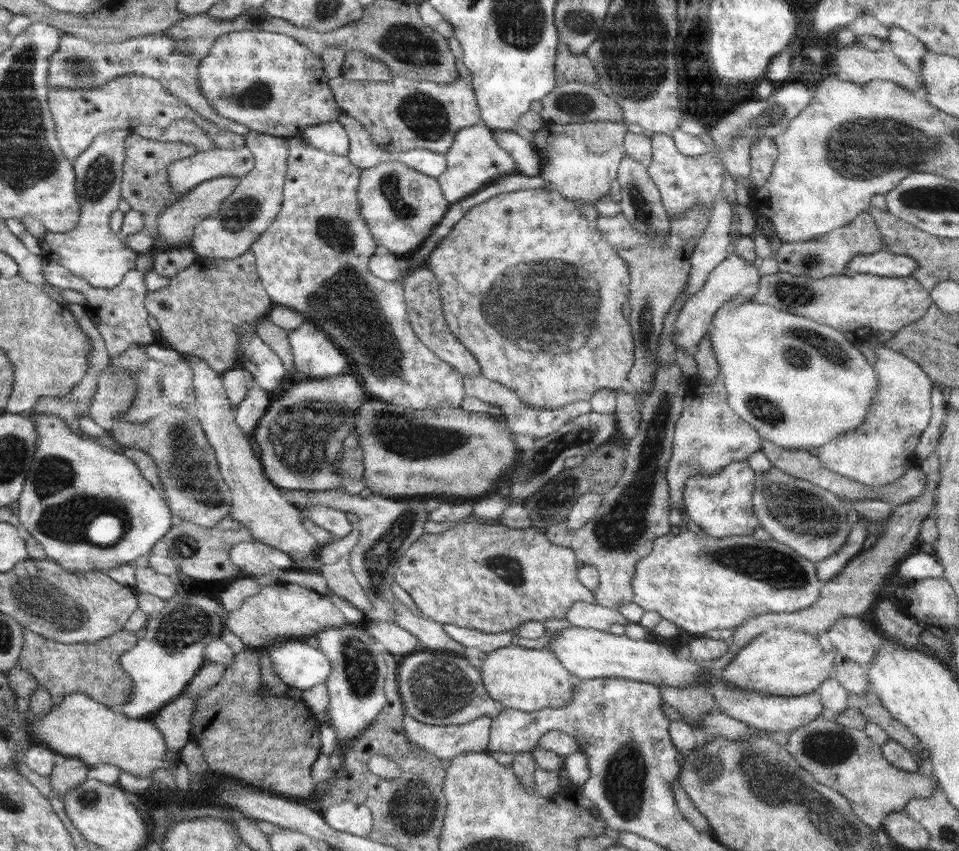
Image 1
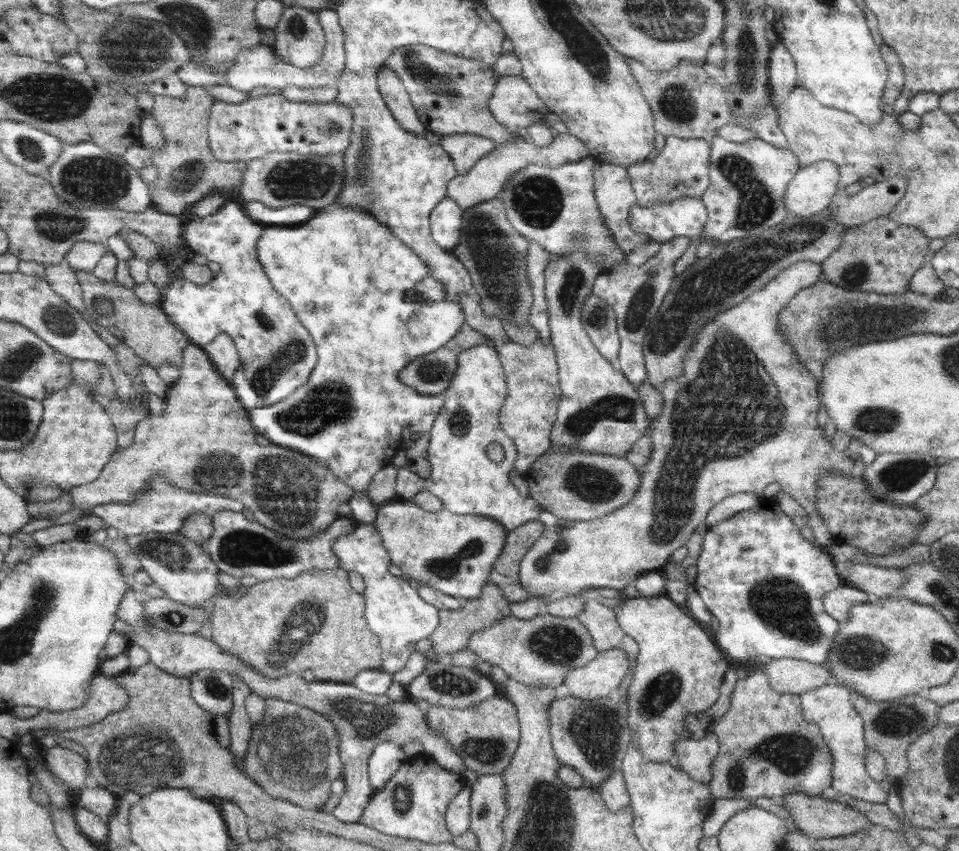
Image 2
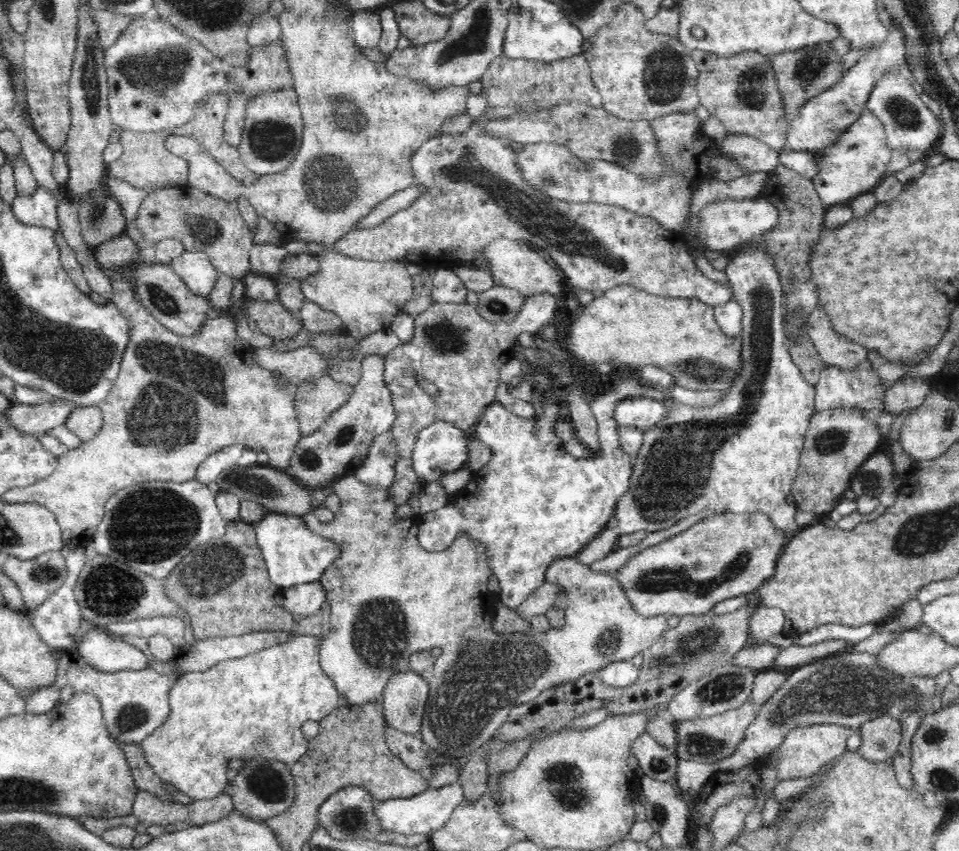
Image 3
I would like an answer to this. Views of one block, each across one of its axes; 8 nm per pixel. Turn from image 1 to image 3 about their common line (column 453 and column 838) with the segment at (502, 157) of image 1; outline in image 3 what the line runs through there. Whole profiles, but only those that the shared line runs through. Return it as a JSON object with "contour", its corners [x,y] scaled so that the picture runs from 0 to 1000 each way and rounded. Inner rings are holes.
{"contour":[[[902,128],[897,139],[884,148],[884,153],[876,160],[875,167],[870,167],[857,176],[849,176],[847,180],[851,182],[851,189],[855,194],[853,207],[846,210],[851,226],[854,228],[855,235],[860,242],[868,242],[875,239],[884,239],[892,234],[895,229],[909,224],[916,219],[918,212],[929,187],[929,179],[924,169],[924,156],[920,142],[909,130]]]}

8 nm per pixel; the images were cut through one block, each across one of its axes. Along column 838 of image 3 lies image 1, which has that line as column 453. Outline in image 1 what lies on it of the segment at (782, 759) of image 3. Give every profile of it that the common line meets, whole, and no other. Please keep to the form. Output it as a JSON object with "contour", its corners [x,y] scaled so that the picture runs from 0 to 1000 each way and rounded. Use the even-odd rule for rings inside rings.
{"contour":[[[421,841],[419,858],[432,879],[448,884],[459,893],[473,892],[486,884],[509,884],[512,843],[499,843],[484,852],[449,853]]]}

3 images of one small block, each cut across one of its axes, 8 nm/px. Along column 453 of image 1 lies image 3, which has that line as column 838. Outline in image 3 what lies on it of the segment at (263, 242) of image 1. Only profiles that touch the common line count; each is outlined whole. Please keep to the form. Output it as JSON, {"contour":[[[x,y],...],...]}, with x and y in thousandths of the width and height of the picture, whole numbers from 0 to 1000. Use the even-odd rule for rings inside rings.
{"contour":[[[907,422],[899,424],[892,434],[878,435],[874,430],[861,430],[850,451],[850,482],[859,484],[869,479],[896,479],[922,483],[924,457],[918,450],[916,438],[907,430]]]}

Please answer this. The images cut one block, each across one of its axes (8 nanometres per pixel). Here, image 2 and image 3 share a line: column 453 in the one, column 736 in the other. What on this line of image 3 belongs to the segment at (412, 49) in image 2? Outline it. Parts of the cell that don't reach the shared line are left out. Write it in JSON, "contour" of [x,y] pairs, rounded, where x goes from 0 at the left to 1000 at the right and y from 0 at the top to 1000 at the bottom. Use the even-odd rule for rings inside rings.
{"contour":[[[722,58],[719,65],[728,79],[726,106],[730,120],[739,129],[741,136],[748,137],[755,145],[755,149],[760,156],[785,160],[812,180],[822,173],[821,157],[824,143],[820,140],[815,112],[813,112],[813,105],[809,98],[809,86],[807,86],[803,67],[797,67],[795,62],[788,60],[778,60],[765,66],[754,67],[728,58]]]}

